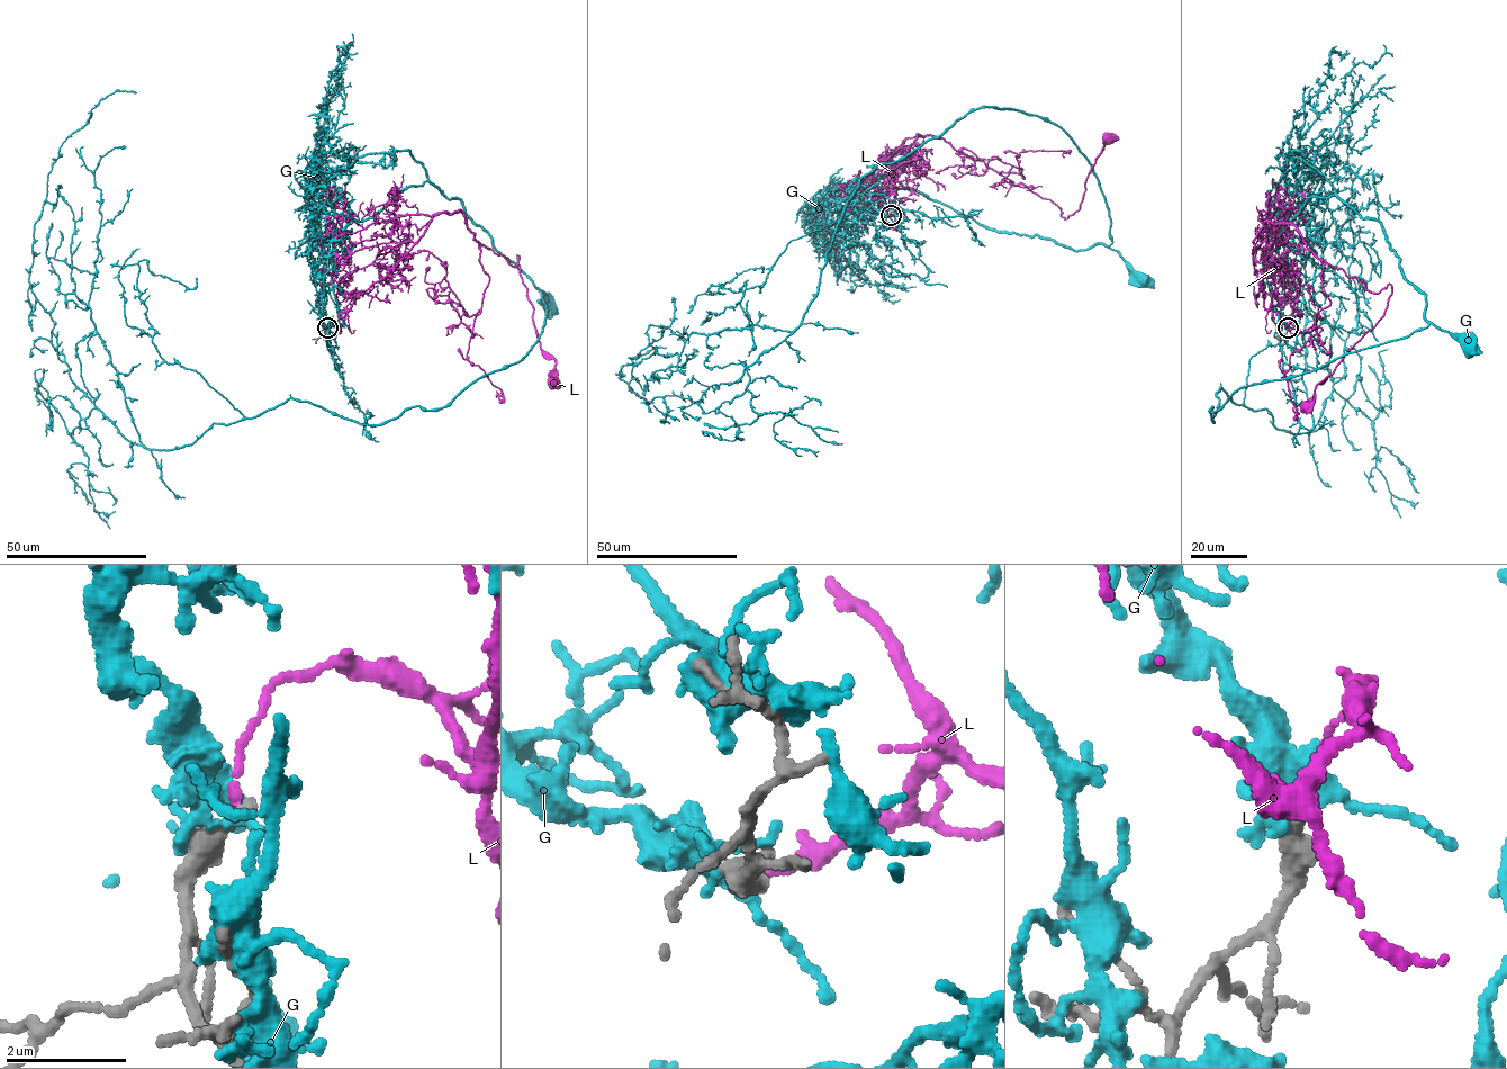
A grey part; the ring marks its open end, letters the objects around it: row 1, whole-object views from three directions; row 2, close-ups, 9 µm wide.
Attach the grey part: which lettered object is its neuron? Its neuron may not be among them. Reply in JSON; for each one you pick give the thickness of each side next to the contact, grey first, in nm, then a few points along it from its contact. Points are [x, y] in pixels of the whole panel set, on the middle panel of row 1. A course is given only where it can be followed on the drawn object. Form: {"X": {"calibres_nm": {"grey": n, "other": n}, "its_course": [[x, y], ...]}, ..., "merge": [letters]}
{"merge": []}

